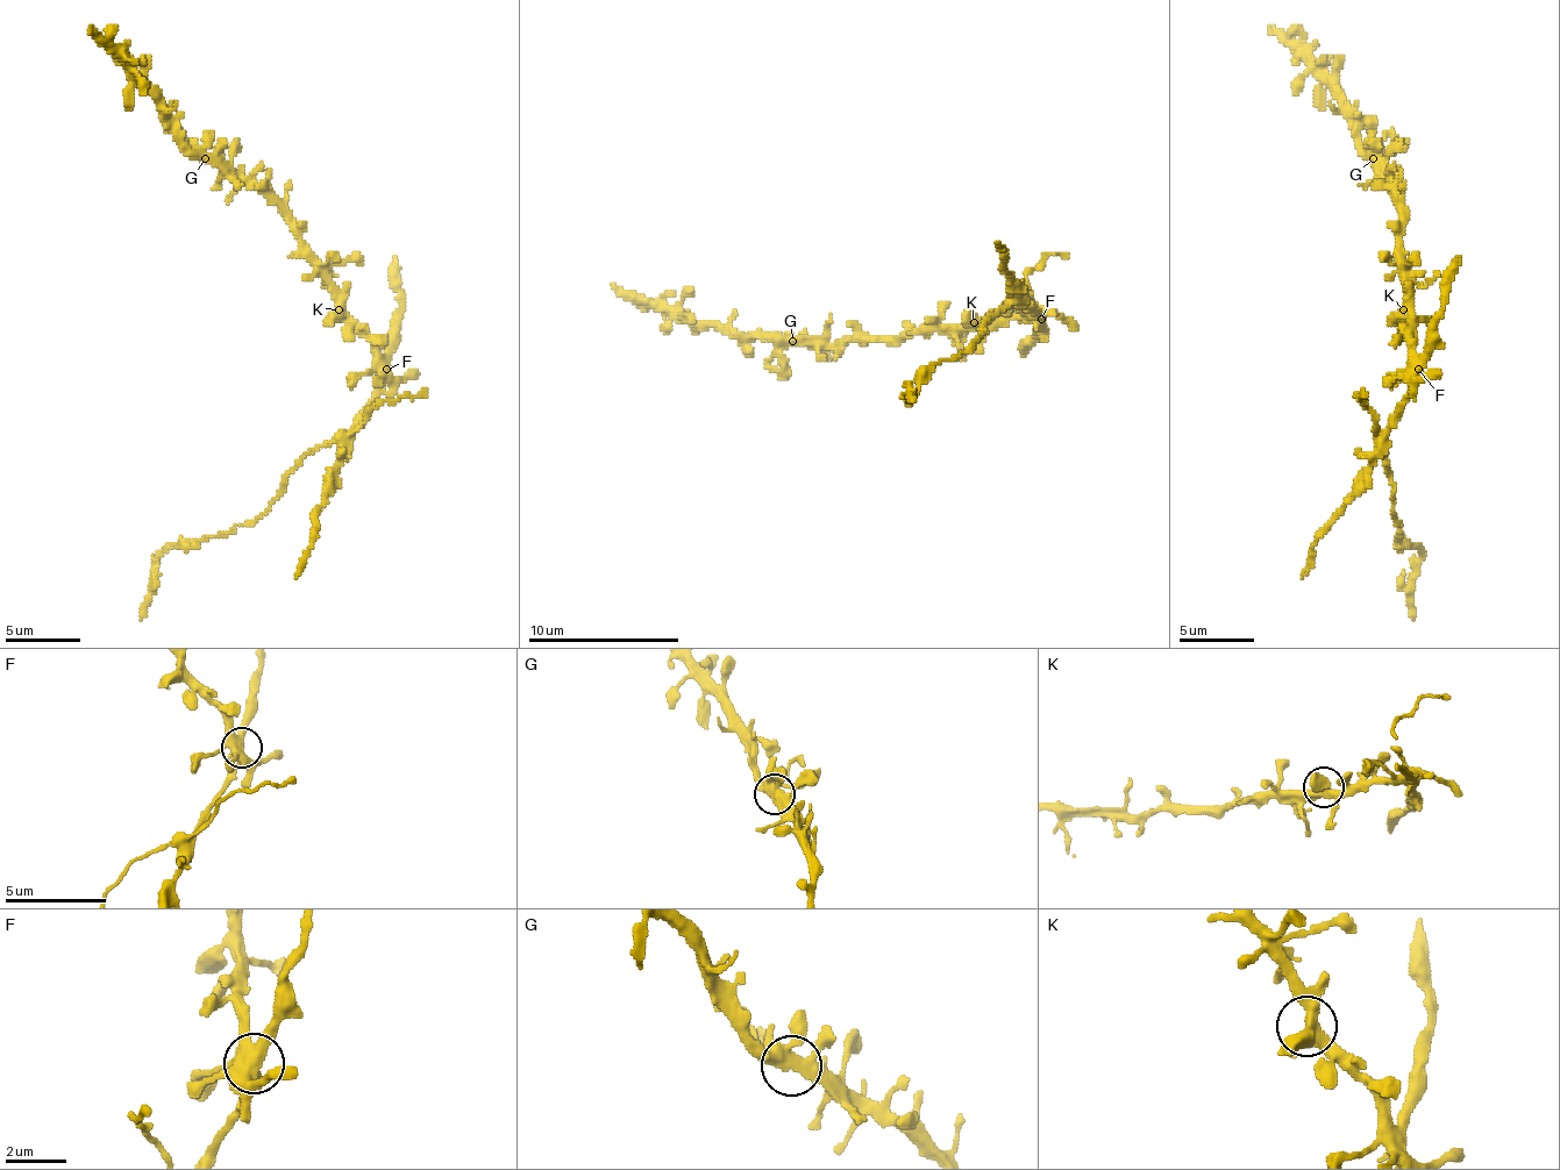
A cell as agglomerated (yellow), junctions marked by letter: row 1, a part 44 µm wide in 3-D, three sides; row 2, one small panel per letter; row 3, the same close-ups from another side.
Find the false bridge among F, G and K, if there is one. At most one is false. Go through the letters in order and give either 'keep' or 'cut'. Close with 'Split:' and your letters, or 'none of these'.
F: cut
G: keep
K: keep
Split: F

